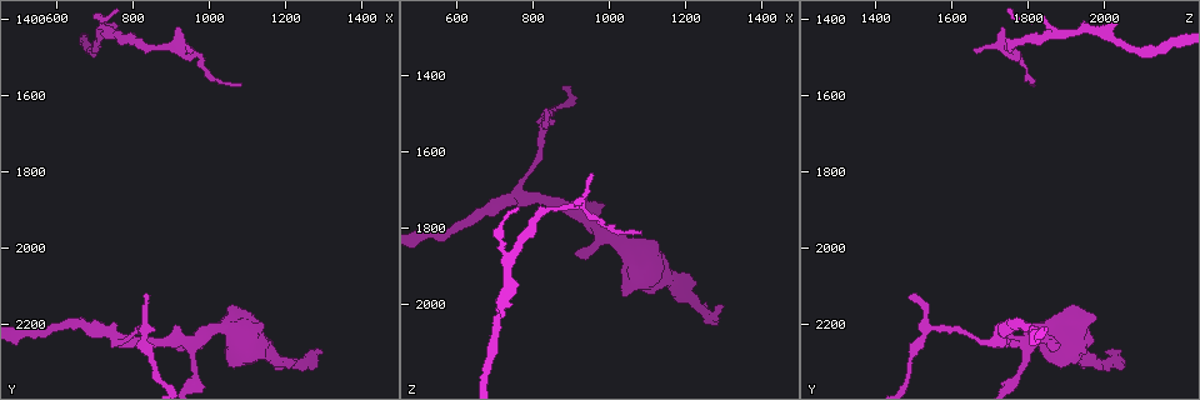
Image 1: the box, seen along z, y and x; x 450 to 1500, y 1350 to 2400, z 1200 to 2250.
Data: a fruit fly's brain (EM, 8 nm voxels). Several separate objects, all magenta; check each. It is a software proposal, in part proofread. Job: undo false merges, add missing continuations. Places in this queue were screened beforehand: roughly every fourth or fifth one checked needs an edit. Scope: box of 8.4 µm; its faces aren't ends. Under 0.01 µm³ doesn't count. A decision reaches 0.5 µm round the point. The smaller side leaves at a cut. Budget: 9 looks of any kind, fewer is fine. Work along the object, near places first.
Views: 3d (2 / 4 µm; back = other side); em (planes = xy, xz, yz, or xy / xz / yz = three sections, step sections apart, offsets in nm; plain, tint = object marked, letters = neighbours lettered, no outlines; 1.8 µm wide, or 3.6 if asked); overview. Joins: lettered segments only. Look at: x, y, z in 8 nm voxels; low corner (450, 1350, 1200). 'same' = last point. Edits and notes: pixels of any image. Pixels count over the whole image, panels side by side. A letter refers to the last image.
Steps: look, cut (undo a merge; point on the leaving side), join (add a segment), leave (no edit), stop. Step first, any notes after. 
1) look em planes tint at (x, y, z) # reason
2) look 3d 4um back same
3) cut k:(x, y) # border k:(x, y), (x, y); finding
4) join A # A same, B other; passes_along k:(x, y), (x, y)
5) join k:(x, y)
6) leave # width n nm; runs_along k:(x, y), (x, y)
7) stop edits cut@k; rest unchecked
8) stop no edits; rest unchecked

look 3d 2um back at (910, 2260, 1865) # branch stops here

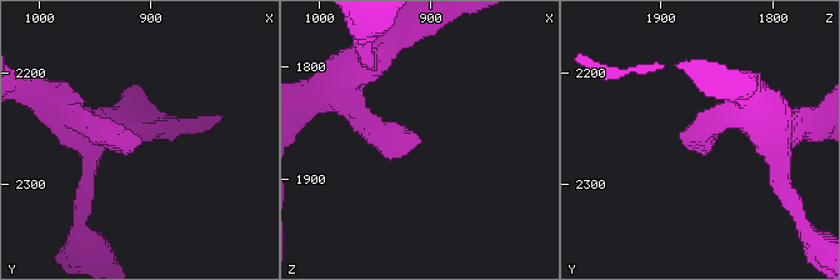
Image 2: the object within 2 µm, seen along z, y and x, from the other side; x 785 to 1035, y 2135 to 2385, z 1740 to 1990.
look em xy step 8 letters at (908, 2258, 1870) # need the tissue

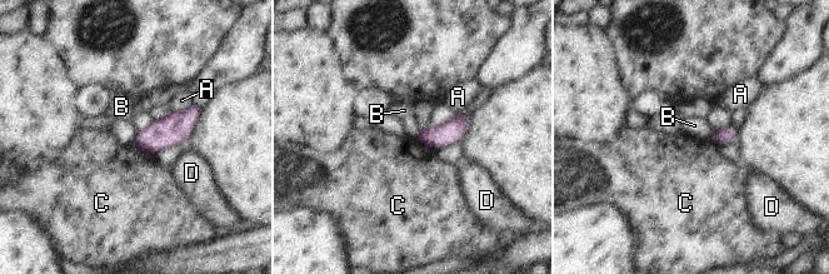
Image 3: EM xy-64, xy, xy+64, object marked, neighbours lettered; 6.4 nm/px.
look em planes letters same

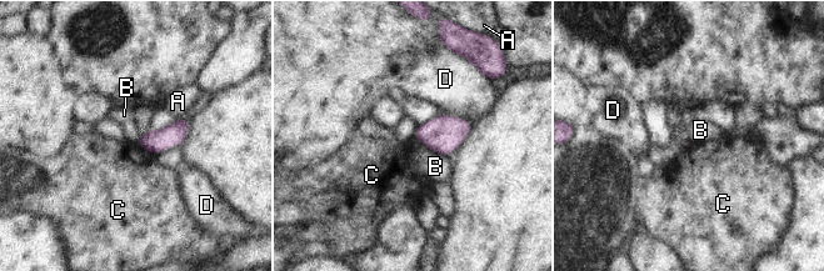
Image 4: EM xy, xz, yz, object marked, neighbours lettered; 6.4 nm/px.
leave # A other, B other, C other, D other; no lettered segment goes on from it

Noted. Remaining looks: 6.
look em 3.6um planes letters at (835, 2130, 1485) # thin end

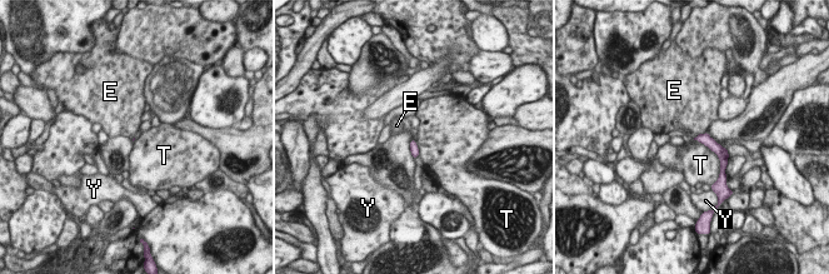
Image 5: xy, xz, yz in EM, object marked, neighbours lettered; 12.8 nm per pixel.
leave # longest_contact T 600 nm; E other, T other, Y other; none of them fits

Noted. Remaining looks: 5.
look em planes letters at (1305, 2275, 2000)

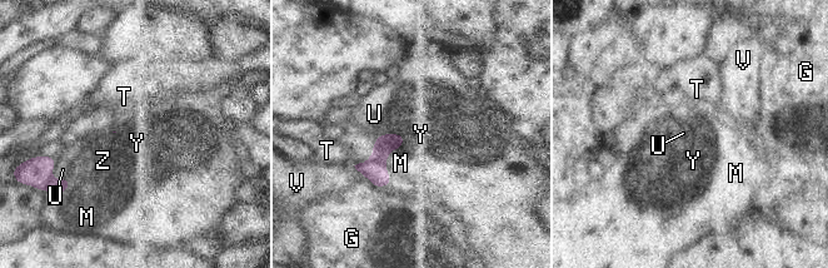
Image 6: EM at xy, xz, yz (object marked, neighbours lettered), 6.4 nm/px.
leave # G other, M other, T other, U other, V other, Y other, Z other; border 6:(404, 135), (403, 147); no lettered segment goes on from it

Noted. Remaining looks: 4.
look 3d 2um at (910, 1470, 1740)

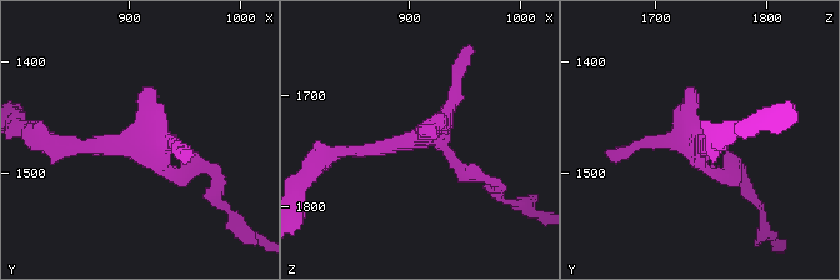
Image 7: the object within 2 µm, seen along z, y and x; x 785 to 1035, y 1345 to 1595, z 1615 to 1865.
look em xz step 4 tint at (910, 1476, 1738) # now the EM

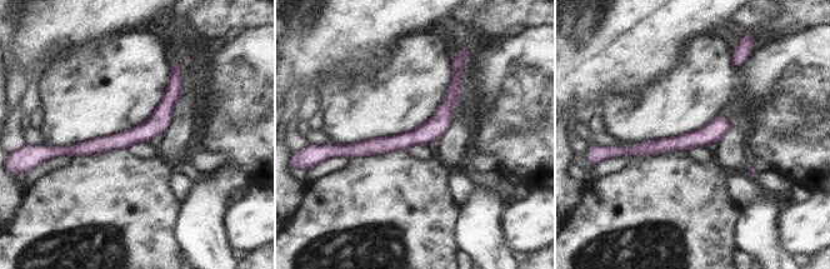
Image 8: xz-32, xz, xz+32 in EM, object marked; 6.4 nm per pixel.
look em planes letters same

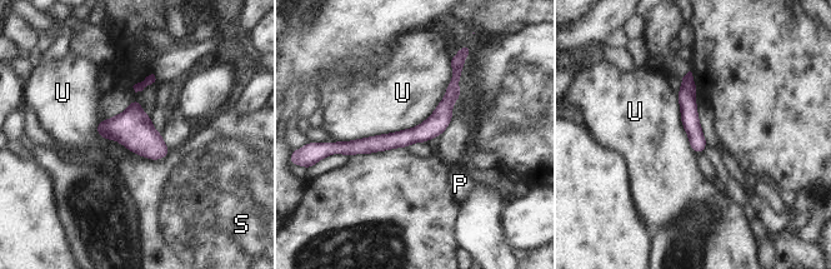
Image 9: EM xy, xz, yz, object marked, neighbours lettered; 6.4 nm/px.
leave # P other, S other, U other; one neuron here

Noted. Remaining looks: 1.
stop no edits; rest unchecked

